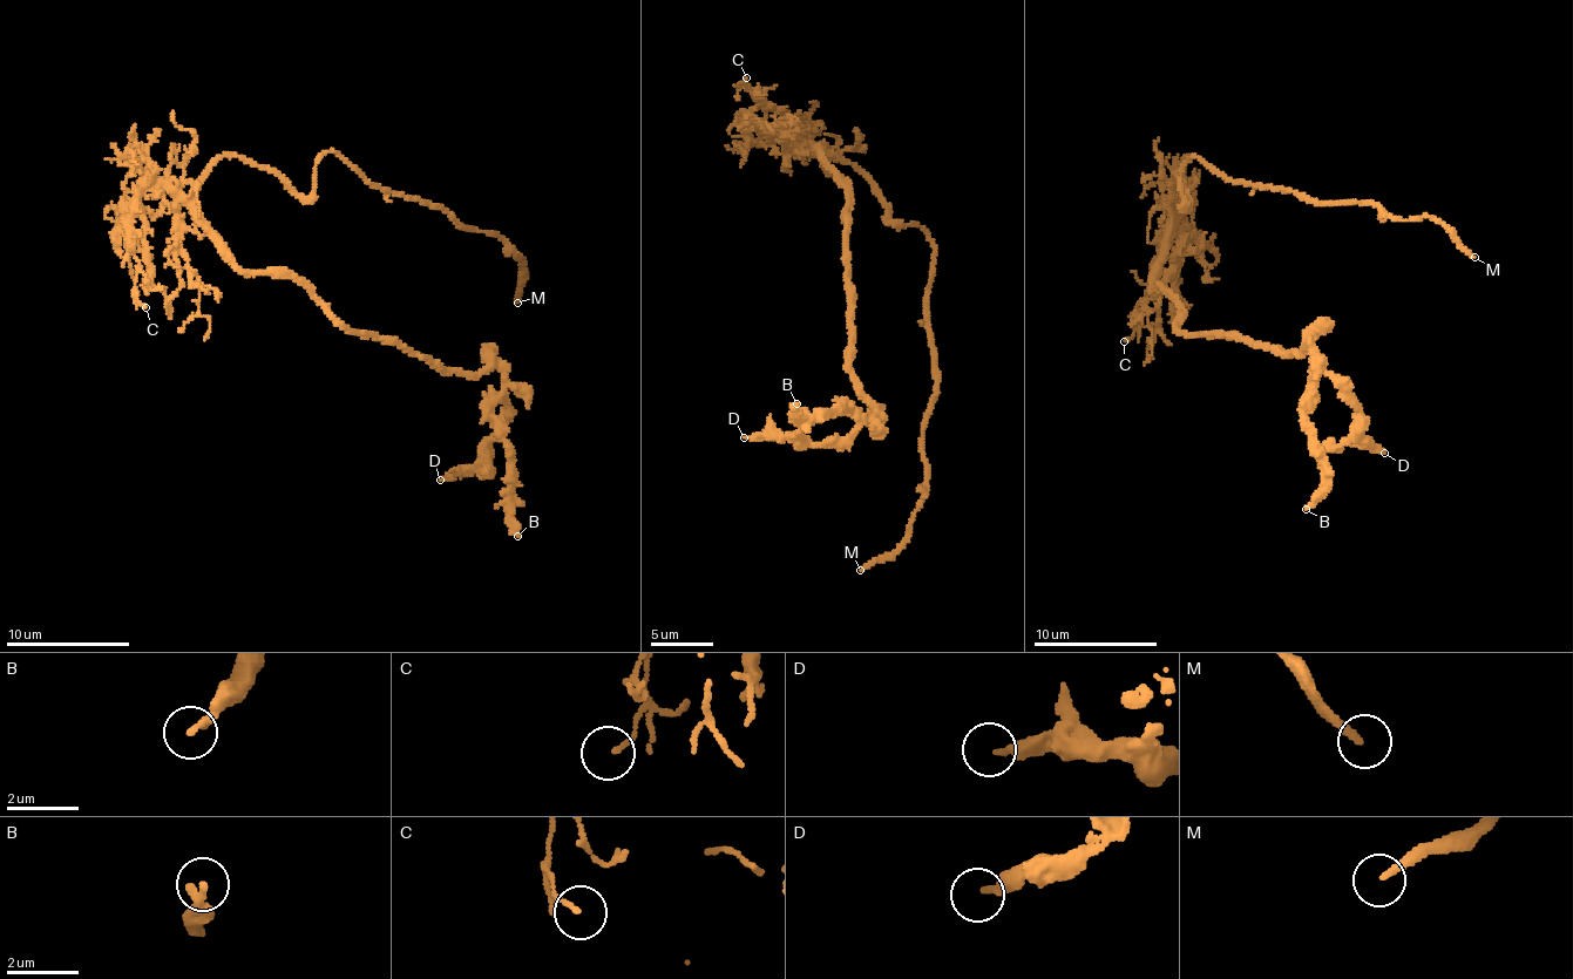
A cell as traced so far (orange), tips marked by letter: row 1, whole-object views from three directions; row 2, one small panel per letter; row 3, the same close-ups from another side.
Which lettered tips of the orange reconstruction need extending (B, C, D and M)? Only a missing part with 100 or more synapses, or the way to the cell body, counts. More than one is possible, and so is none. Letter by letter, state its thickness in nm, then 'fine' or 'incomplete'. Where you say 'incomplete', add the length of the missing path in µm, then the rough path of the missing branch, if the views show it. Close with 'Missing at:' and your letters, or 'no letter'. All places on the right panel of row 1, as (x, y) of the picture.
B: 240 nm thick; fine
C: 100 nm thick; fine
D: 280 nm thick; fine
M: 220 nm thick; incomplete; about 40 µm are missing; missing branch runs (1475, 257), (1507, 281), (1537, 283), (1539, 262), (1513, 229), (1435, 240), (1396, 237), (1401, 153), (1411, 147)
Missing at: M

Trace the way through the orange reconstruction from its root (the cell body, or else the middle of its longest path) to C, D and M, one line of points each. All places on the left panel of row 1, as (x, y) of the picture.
C: (197, 204), (185, 205), (163, 192), (141, 192), (134, 204), (130, 243), (140, 264), (135, 296), (146, 307)
D: (197, 204), (225, 258), (282, 271), (343, 326), (441, 367), (500, 371), (507, 396), (489, 449), (440, 480)
M: (197, 204), (197, 179), (225, 156), (304, 197), (319, 157), (337, 153), (506, 240), (524, 258), (517, 303)

